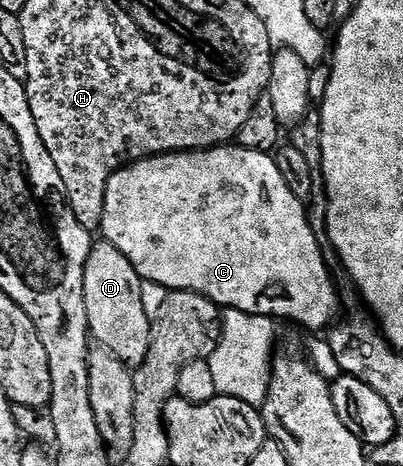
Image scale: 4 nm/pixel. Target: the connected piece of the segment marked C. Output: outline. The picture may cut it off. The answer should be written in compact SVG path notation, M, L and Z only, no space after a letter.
M221 145L210 147L207 151L172 151L169 155L151 155L148 159L129 163L116 171L106 185L100 231L106 242L114 245L114 249L122 249L122 253L126 253L126 261L134 265L145 283L157 283L168 291L193 291L214 301L221 309L267 315L273 321L293 319L294 322L316 331L312 333L320 333L331 327L341 310L338 283L332 280L332 275L328 272L328 263L324 260L323 249L320 248L321 240L308 222L305 204L298 197L294 197L294 193L290 193L286 181L282 181L282 173L278 173L275 158L266 151L255 151L239 145Z

